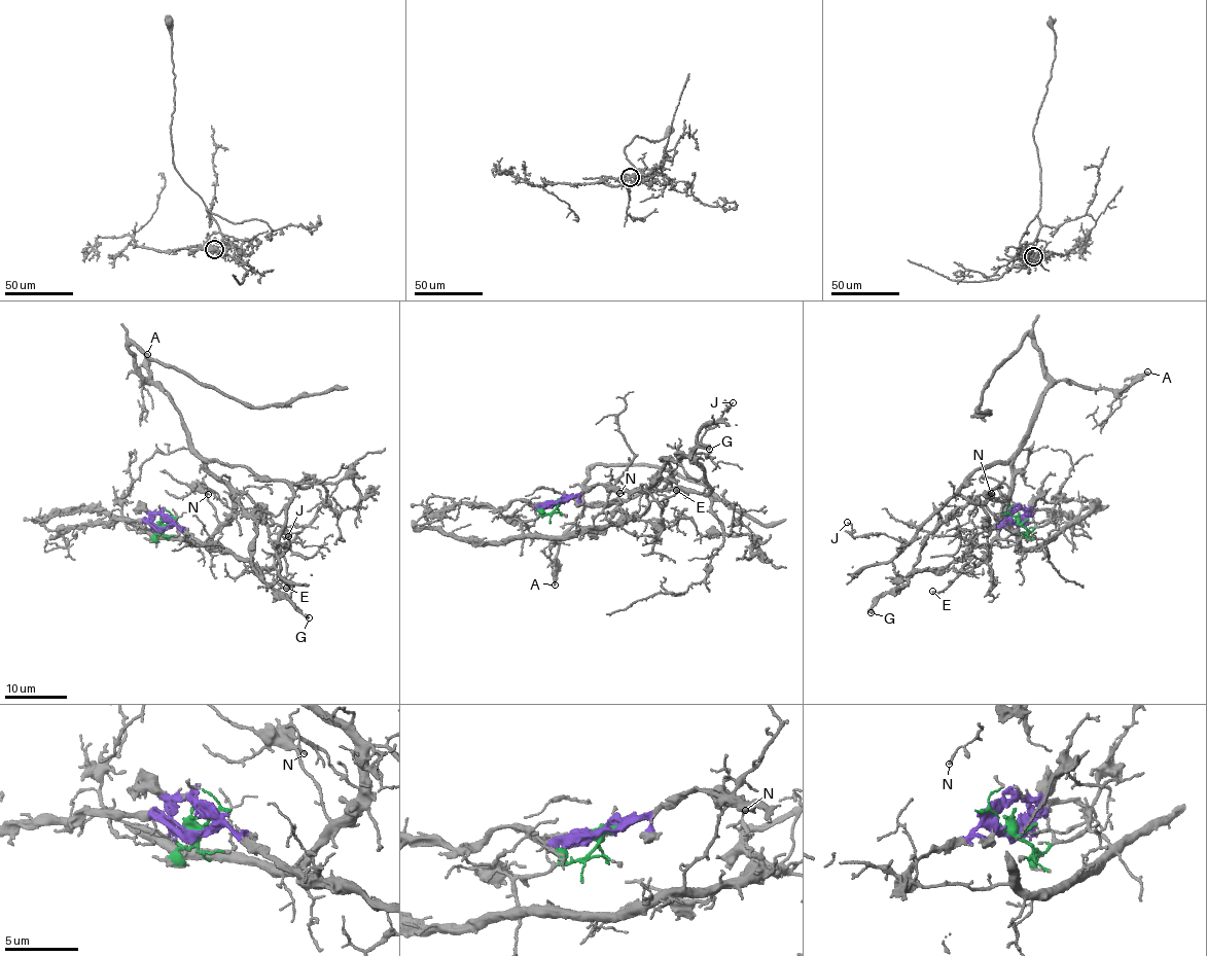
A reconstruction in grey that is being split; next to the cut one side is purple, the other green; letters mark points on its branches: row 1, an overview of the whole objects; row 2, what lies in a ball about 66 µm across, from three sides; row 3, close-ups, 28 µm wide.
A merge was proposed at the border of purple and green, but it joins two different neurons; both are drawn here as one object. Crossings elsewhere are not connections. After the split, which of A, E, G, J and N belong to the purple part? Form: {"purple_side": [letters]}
{"purple_side": ["G"]}

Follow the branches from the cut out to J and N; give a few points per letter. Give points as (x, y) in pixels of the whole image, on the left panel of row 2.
J: (163, 527), (137, 525), (202, 543), (232, 511), (206, 462), (284, 480), (292, 494), (276, 549), (287, 535)
N: (163, 527), (160, 534), (137, 525), (155, 534), (183, 536), (202, 543), (232, 511), (206, 487), (209, 495)

